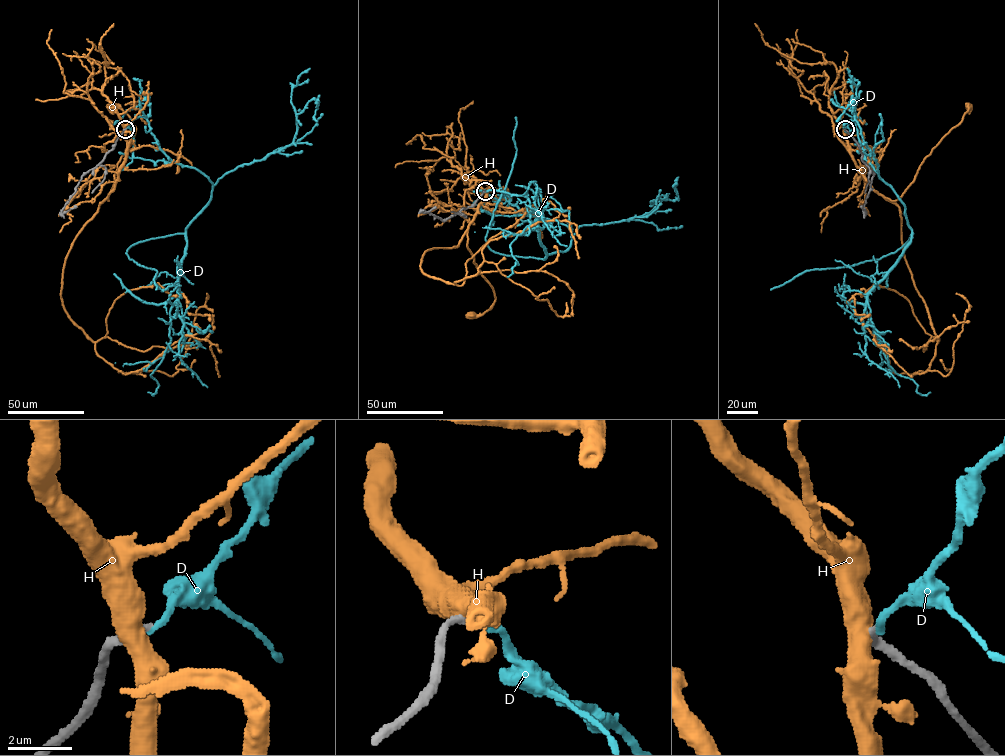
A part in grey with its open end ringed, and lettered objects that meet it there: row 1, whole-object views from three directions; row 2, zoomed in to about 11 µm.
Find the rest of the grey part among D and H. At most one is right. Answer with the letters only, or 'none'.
none

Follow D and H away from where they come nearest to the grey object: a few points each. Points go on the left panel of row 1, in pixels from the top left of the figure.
D: (125, 129), (144, 117), (169, 158), (212, 183), (186, 229), (171, 341), (150, 374), (156, 392), (148, 392)
H: (124, 129), (127, 156), (108, 200), (117, 164), (135, 130), (126, 114), (111, 107)

